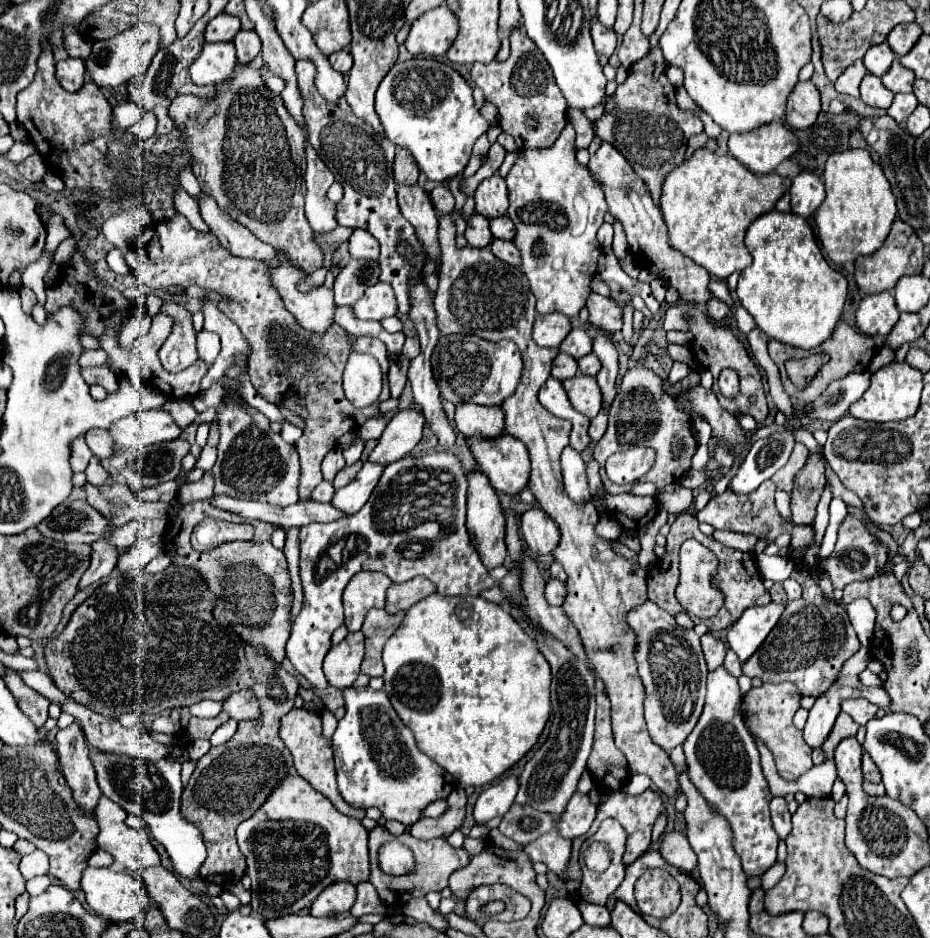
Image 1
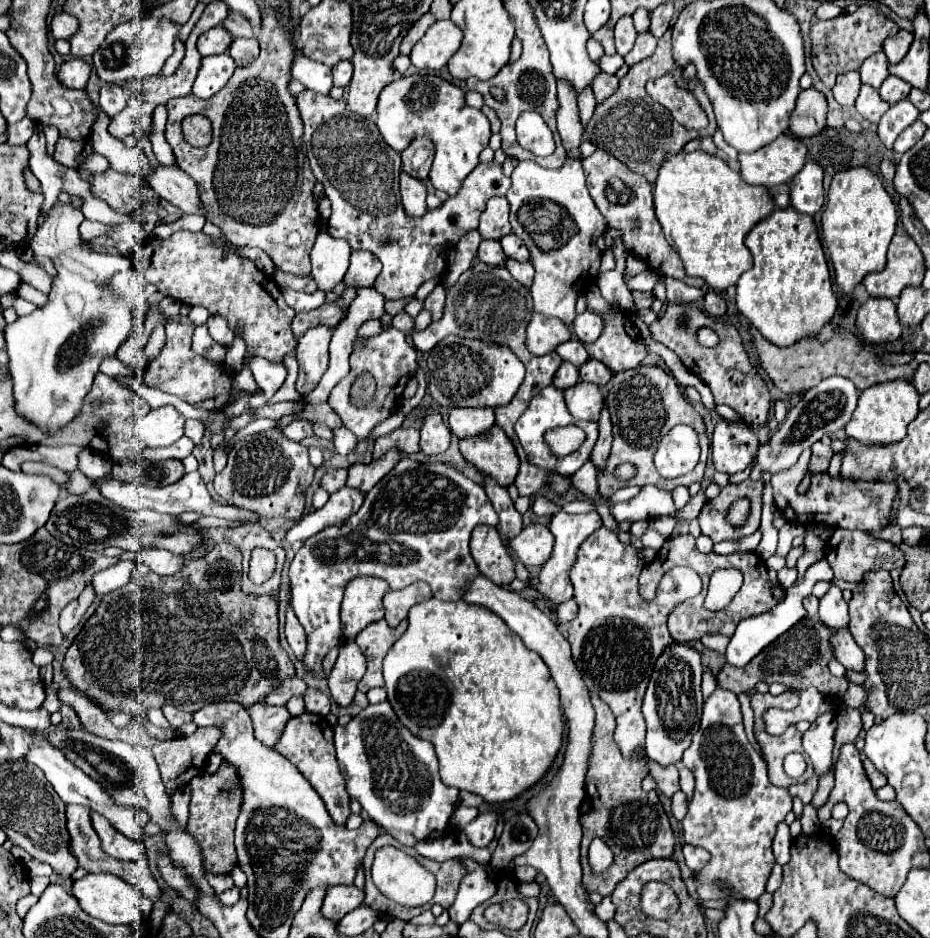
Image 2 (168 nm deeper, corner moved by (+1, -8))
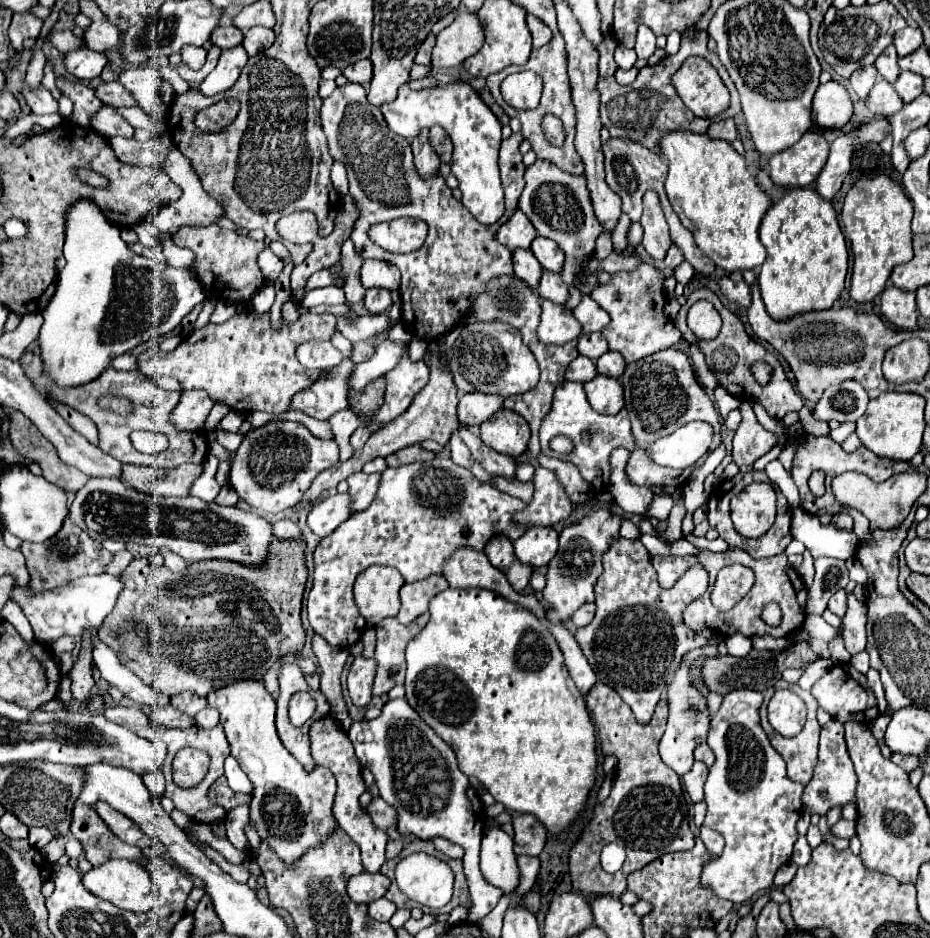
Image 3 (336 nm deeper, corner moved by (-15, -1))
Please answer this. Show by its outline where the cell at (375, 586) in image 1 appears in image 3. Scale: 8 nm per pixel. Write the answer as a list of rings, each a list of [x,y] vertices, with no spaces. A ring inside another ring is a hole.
[[[370,566],[364,570],[354,584],[354,600],[364,620],[376,626],[384,618],[396,616],[400,610],[398,590],[402,586],[404,578],[394,568]]]

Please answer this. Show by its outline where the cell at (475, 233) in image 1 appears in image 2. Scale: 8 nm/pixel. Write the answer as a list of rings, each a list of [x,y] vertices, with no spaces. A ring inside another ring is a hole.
[[[482,241],[478,247],[478,257],[482,263],[494,265],[494,267],[504,267],[506,263],[506,255],[498,241]]]

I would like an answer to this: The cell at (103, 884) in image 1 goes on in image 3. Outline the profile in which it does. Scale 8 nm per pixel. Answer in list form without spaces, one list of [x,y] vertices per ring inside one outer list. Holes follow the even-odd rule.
[[[108,860],[106,864],[92,868],[82,876],[82,882],[88,892],[94,896],[112,902],[114,906],[130,912],[148,912],[152,908],[152,882],[144,866],[130,860]]]

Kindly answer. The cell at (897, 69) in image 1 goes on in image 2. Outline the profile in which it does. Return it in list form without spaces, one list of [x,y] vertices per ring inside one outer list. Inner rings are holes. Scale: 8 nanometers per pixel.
[[[888,75],[878,91],[880,91],[880,97],[882,97],[886,103],[894,105],[894,103],[906,99],[908,93],[910,93],[910,89],[912,89],[912,87],[910,87],[906,81],[902,81],[900,77],[892,77],[892,75]]]

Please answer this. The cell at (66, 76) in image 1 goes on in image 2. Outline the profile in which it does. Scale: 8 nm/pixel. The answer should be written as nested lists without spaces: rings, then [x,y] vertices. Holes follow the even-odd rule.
[[[68,59],[58,71],[58,81],[68,89],[84,89],[92,67],[84,59]]]

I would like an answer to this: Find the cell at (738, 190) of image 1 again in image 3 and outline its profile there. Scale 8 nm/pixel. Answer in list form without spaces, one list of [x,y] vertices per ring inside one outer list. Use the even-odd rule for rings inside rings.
[[[672,132],[660,140],[668,160],[666,194],[680,222],[692,232],[698,248],[726,274],[758,270],[766,260],[766,248],[758,238],[758,226],[772,206],[770,196],[758,186],[730,142],[710,140],[706,134]]]

